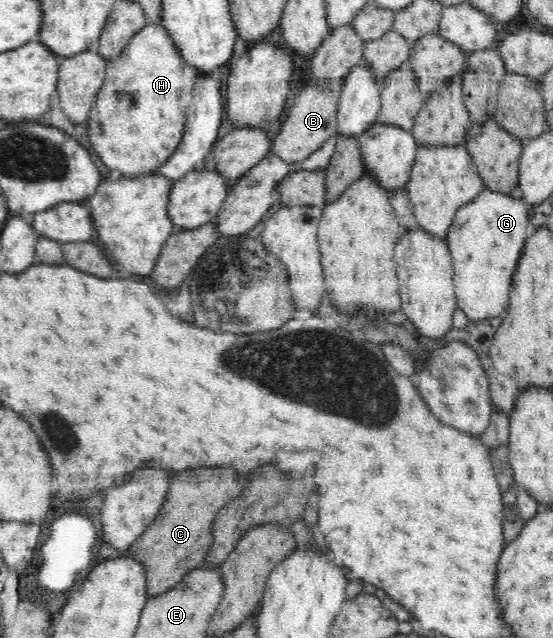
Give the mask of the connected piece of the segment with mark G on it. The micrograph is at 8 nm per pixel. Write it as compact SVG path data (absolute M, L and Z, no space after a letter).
M484 189L458 210L445 236L453 264L457 306L470 321L499 319L509 305L512 275L531 233L529 208L524 199Z

